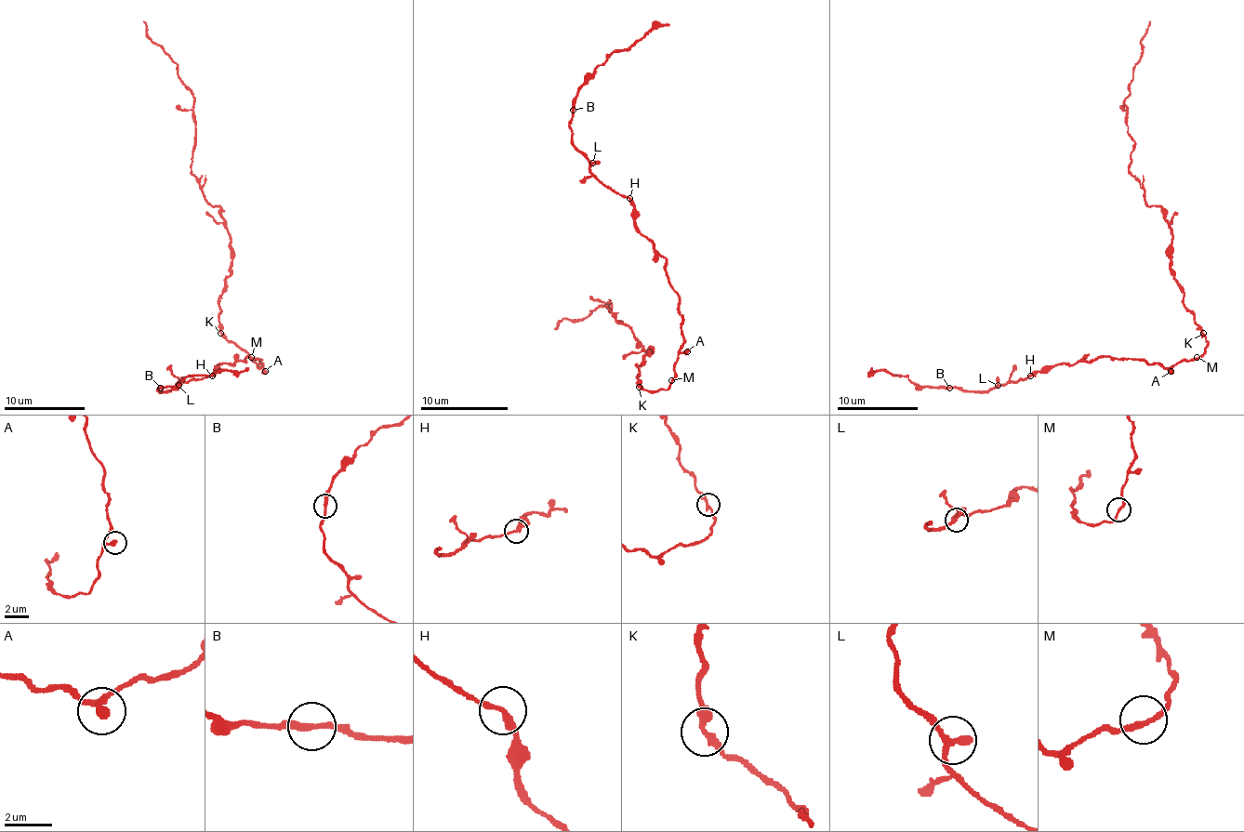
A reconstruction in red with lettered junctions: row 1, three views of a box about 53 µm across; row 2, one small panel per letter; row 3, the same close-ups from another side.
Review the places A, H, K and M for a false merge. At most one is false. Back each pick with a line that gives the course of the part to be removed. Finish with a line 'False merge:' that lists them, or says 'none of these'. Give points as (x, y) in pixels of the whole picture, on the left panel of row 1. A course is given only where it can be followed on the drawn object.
False merge: none of these

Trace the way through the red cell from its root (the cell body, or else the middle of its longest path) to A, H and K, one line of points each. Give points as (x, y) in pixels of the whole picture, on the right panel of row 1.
A: (1197, 359), (1181, 359), (1171, 371)
H: (1197, 359), (1181, 359), (1165, 367), (1136, 359), (1098, 357), (1072, 365), (1062, 363), (1043, 367), (1029, 376)
K: (1197, 359), (1207, 347), (1203, 333)

